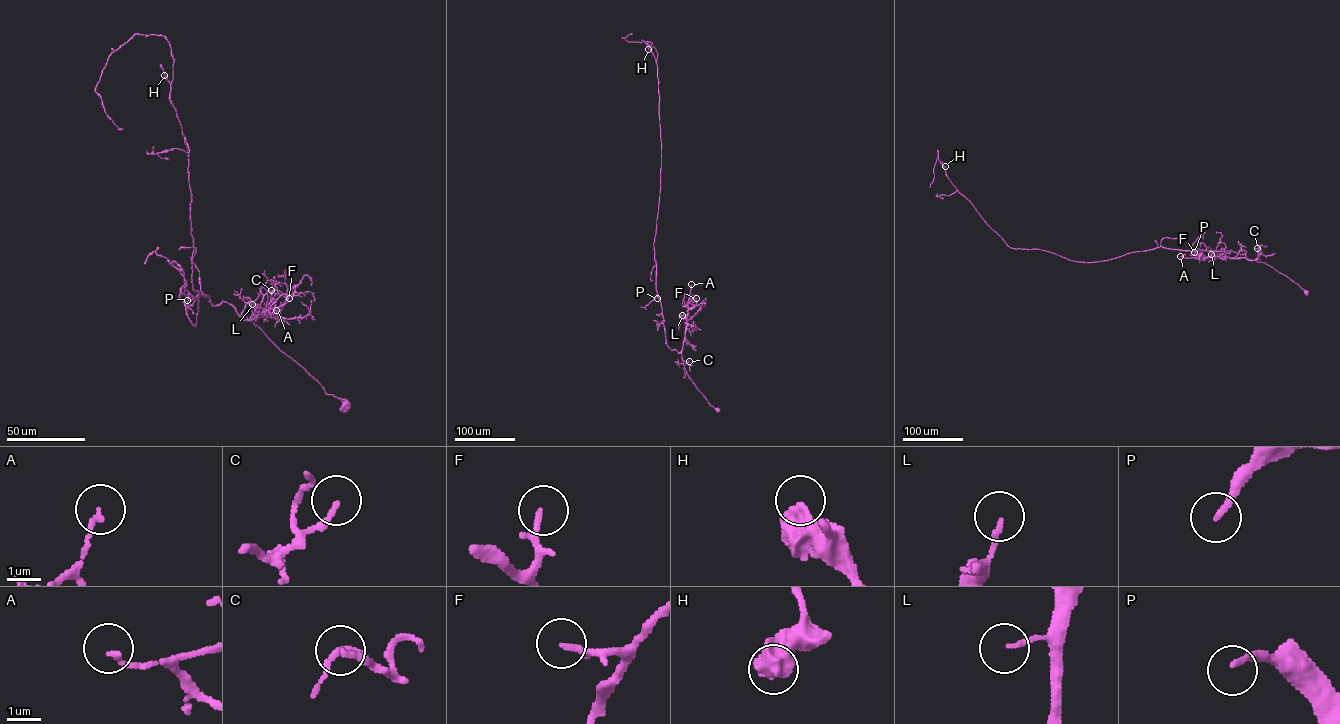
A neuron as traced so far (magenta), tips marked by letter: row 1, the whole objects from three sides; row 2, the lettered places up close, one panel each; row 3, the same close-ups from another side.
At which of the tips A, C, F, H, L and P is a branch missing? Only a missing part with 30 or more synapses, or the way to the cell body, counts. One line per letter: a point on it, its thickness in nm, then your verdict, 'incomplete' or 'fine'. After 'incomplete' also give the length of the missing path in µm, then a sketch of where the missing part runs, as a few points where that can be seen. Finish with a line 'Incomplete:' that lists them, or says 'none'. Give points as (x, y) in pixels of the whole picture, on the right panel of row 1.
A: place (1180, 256); calibre 150 nm; fine
C: place (1257, 248); calibre 200 nm; fine
F: place (1194, 252); calibre 190 nm; fine
H: place (945, 166); calibre 550 nm; fine
L: place (1211, 254); calibre 130 nm; fine
P: place (1194, 252); calibre 170 nm; fine
Incomplete: none

